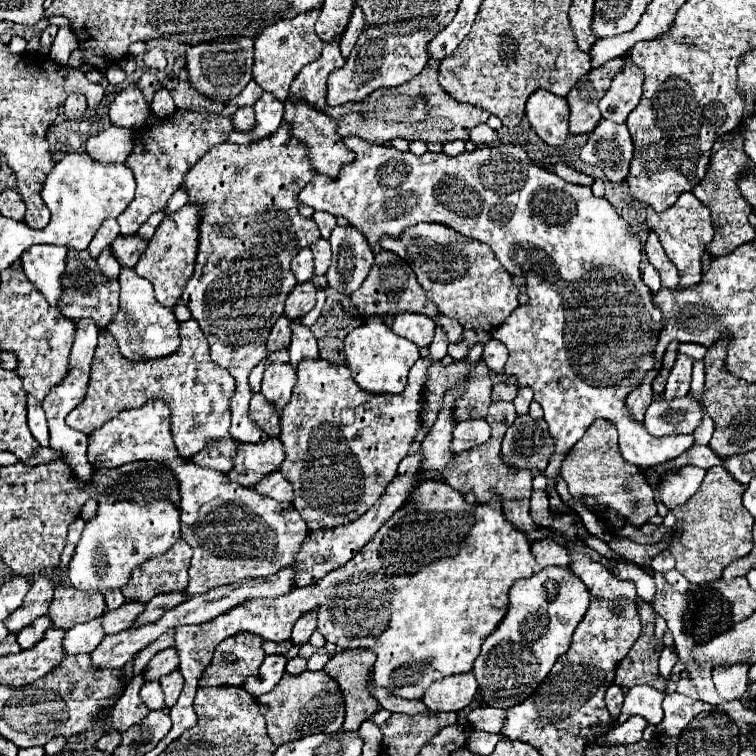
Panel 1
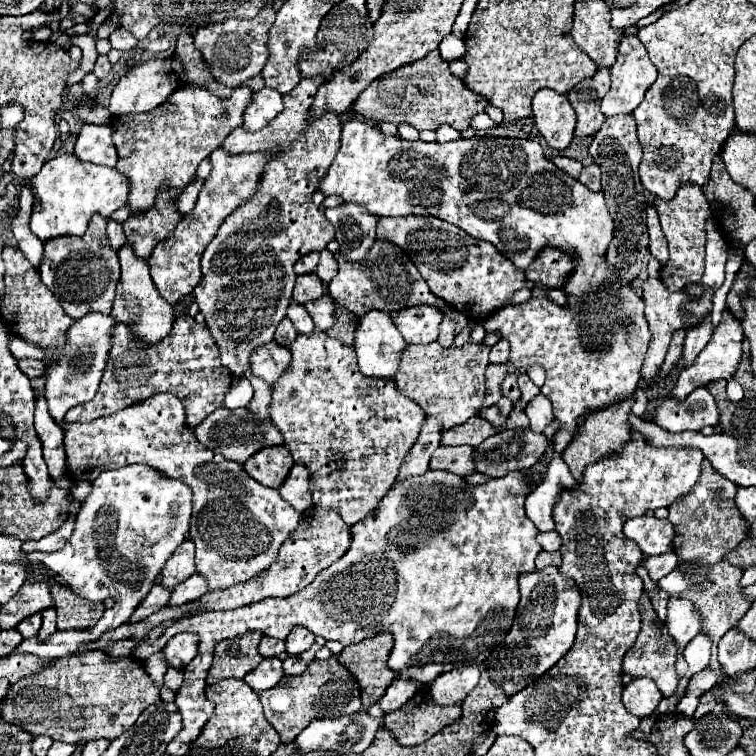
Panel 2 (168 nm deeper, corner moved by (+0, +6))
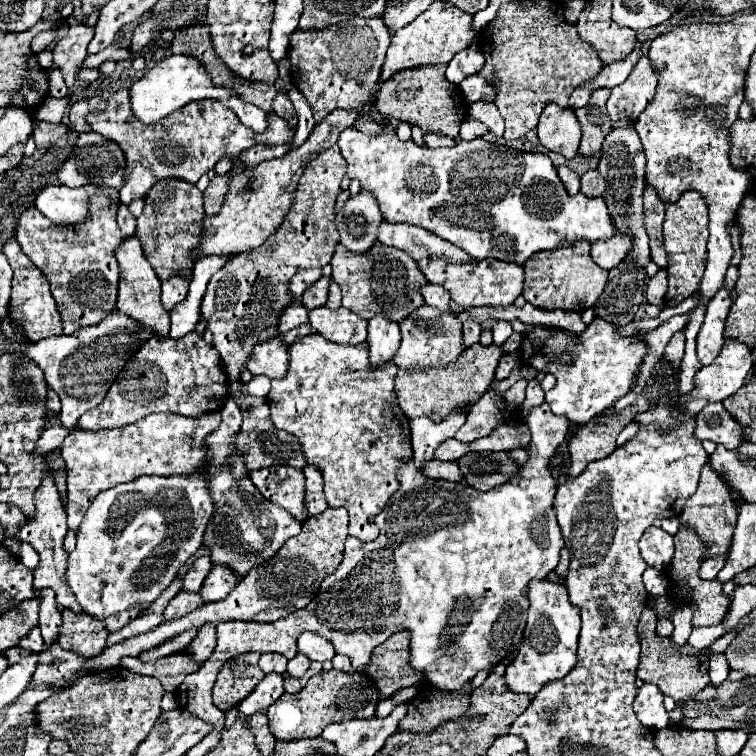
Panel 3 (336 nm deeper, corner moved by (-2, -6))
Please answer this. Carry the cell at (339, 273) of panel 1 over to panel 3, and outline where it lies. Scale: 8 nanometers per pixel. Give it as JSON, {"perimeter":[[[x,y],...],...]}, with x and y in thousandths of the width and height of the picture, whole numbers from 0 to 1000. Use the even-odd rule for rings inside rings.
{"perimeter":[[[488,254],[464,259],[454,278],[443,286],[451,323],[467,336],[480,336],[499,323],[499,304],[504,294],[507,288],[501,272]]]}

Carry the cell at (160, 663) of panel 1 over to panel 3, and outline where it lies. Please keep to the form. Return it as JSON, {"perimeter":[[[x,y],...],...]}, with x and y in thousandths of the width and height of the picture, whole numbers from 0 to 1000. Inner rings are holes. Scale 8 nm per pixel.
{"perimeter":[[[271,825],[245,860],[261,878],[269,878],[284,860],[284,825]]]}

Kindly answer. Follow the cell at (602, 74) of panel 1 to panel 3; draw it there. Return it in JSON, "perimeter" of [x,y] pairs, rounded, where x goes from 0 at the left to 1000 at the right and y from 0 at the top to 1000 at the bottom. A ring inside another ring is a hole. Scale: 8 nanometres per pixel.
{"perimeter":[[[790,116],[782,124],[779,135],[761,146],[761,153],[771,169],[769,193],[766,193],[766,204],[771,204],[771,206],[790,204],[800,180],[808,172],[808,161],[806,161],[803,146],[800,146],[803,130],[806,130],[806,116]]]}

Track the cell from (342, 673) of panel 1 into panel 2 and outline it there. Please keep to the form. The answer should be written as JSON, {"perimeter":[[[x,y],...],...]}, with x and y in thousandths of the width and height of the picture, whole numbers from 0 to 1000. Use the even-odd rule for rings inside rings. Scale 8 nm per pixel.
{"perimeter":[[[501,836],[478,852],[459,854],[448,865],[451,878],[467,889],[478,907],[478,926],[483,939],[499,929],[509,918],[512,907],[525,897],[525,889],[512,881],[520,852],[522,849],[517,836]]]}

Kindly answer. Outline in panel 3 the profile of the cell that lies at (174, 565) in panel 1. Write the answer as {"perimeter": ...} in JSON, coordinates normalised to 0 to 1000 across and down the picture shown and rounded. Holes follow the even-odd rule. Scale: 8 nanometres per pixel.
{"perimeter":[[[261,735],[253,743],[253,749],[250,749],[250,754],[247,754],[245,765],[242,765],[242,780],[261,783],[266,778],[266,772],[269,772],[271,762],[276,759],[276,754],[279,754],[279,738],[276,735]]]}

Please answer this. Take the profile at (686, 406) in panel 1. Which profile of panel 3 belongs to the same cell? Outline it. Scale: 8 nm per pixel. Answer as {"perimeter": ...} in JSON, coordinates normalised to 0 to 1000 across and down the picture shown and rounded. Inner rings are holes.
{"perimeter":[[[935,534],[922,548],[919,579],[943,582],[946,587],[970,595],[983,585],[983,566],[964,550],[956,534]]]}

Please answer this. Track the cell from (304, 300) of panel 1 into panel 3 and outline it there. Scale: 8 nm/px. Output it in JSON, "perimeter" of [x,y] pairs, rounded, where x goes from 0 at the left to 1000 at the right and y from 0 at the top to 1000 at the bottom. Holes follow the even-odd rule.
{"perimeter":[[[425,368],[419,370],[414,378],[409,378],[401,392],[398,392],[398,399],[406,410],[414,410],[414,407],[422,407],[433,399],[433,381],[435,381],[435,368]]]}

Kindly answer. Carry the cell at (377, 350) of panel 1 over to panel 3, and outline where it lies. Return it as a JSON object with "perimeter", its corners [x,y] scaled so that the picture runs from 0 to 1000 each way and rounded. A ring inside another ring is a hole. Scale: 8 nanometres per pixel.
{"perimeter":[[[509,418],[491,421],[485,455],[488,455],[491,484],[504,484],[504,481],[515,479],[530,455],[528,429],[512,423]]]}

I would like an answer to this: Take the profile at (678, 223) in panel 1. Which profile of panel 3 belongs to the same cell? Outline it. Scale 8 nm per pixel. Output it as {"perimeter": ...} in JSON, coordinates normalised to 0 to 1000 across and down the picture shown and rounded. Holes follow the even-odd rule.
{"perimeter":[[[906,254],[893,270],[882,270],[880,275],[880,294],[877,294],[877,315],[880,315],[880,331],[885,339],[885,381],[880,399],[882,405],[896,405],[901,397],[917,392],[925,381],[933,344],[935,344],[935,304],[938,288],[935,288],[935,270],[930,267],[925,254]]]}

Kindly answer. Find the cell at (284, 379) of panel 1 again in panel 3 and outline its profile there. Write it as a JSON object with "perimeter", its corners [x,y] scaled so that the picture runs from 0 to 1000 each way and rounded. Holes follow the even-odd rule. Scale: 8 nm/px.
{"perimeter":[[[366,444],[361,450],[337,458],[332,474],[327,476],[327,489],[335,497],[348,495],[361,503],[361,500],[374,500],[380,495],[380,481],[382,481],[380,455]]]}

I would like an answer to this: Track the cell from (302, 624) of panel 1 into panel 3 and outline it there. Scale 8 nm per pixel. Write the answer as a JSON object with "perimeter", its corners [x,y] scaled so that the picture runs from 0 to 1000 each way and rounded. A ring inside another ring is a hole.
{"perimeter":[[[396,862],[390,870],[382,873],[382,878],[380,878],[380,892],[382,892],[382,894],[390,894],[390,897],[398,897],[398,894],[406,889],[409,878],[411,878],[411,873]]]}

